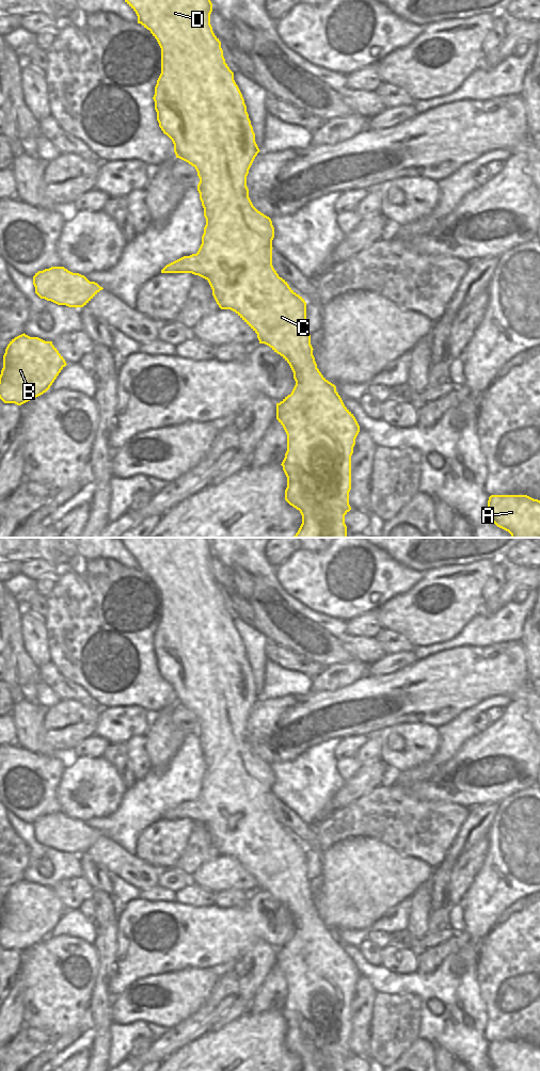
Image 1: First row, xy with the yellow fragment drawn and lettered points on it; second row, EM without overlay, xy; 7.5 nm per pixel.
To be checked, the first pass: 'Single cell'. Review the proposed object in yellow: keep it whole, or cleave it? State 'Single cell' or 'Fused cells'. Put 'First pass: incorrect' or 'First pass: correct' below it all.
Single cell.
First pass: correct

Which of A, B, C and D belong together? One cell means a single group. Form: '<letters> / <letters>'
A B C D

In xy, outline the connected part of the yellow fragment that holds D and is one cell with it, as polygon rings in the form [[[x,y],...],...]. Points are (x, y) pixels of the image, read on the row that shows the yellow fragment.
[[[125,0],[125,2],[136,12],[138,16],[138,23],[141,23],[144,28],[150,31],[161,48],[161,74],[157,80],[155,95],[153,97],[155,101],[155,110],[157,112],[157,121],[163,133],[172,140],[176,158],[179,158],[195,167],[200,178],[197,191],[200,193],[200,199],[202,202],[204,217],[206,219],[206,225],[202,236],[202,244],[197,253],[190,256],[184,256],[166,265],[161,270],[161,273],[192,273],[207,279],[219,307],[221,309],[231,309],[235,311],[257,334],[259,343],[269,346],[289,364],[293,372],[296,385],[290,395],[285,397],[280,403],[276,403],[276,419],[283,426],[287,434],[287,451],[281,464],[287,477],[285,500],[290,506],[299,510],[302,515],[302,524],[293,538],[347,538],[345,515],[351,510],[349,505],[349,492],[351,490],[351,455],[353,453],[355,438],[360,432],[360,426],[353,414],[345,406],[340,396],[336,391],[336,386],[329,382],[317,368],[317,364],[313,355],[314,349],[311,345],[311,335],[306,330],[306,302],[289,287],[285,279],[279,276],[272,266],[272,240],[274,238],[274,227],[271,219],[253,206],[249,197],[249,189],[247,187],[249,170],[260,150],[255,142],[255,133],[247,112],[244,99],[234,80],[234,73],[225,63],[221,42],[215,35],[210,25],[212,3],[210,0]]]

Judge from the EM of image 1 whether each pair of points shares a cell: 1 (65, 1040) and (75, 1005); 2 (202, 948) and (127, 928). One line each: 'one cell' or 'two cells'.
1: two cells
2: one cell

